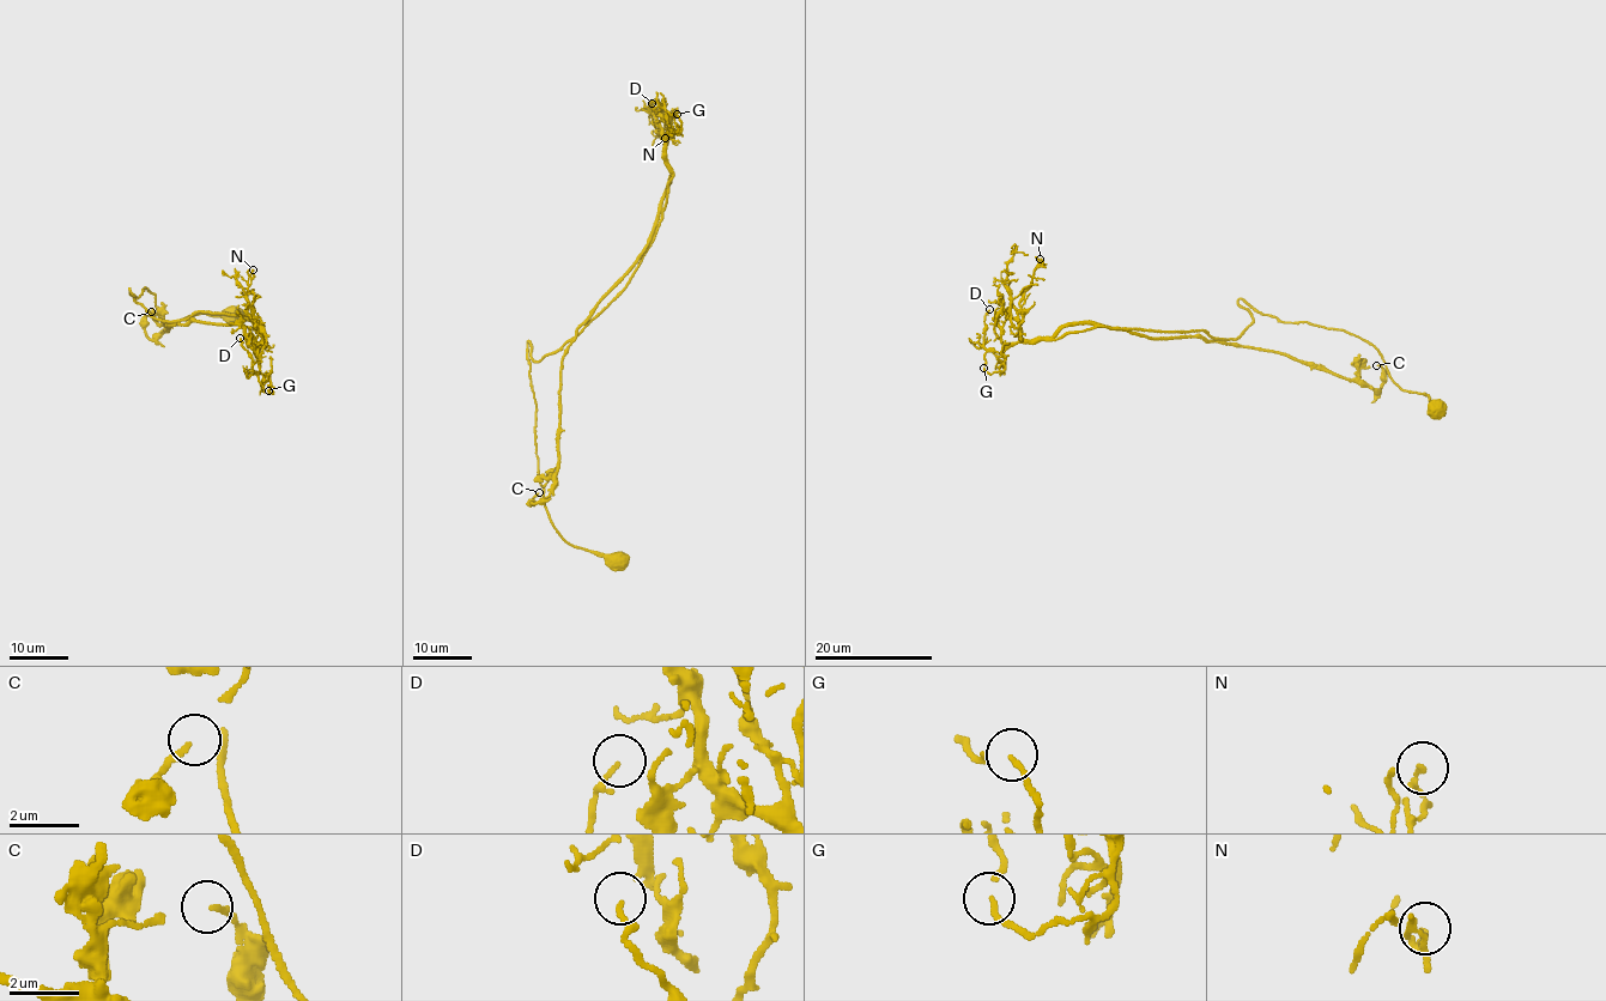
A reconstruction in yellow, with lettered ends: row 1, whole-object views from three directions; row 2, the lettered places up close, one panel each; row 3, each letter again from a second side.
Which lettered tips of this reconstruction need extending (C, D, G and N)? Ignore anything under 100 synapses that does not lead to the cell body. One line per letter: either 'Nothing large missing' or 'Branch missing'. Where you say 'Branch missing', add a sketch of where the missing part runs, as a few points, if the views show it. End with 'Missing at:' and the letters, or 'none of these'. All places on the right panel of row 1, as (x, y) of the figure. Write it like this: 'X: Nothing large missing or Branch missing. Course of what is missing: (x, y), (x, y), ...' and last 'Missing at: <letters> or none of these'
C: Nothing large missing
D: Nothing large missing
G: Nothing large missing
N: Nothing large missing
Missing at: none of these

